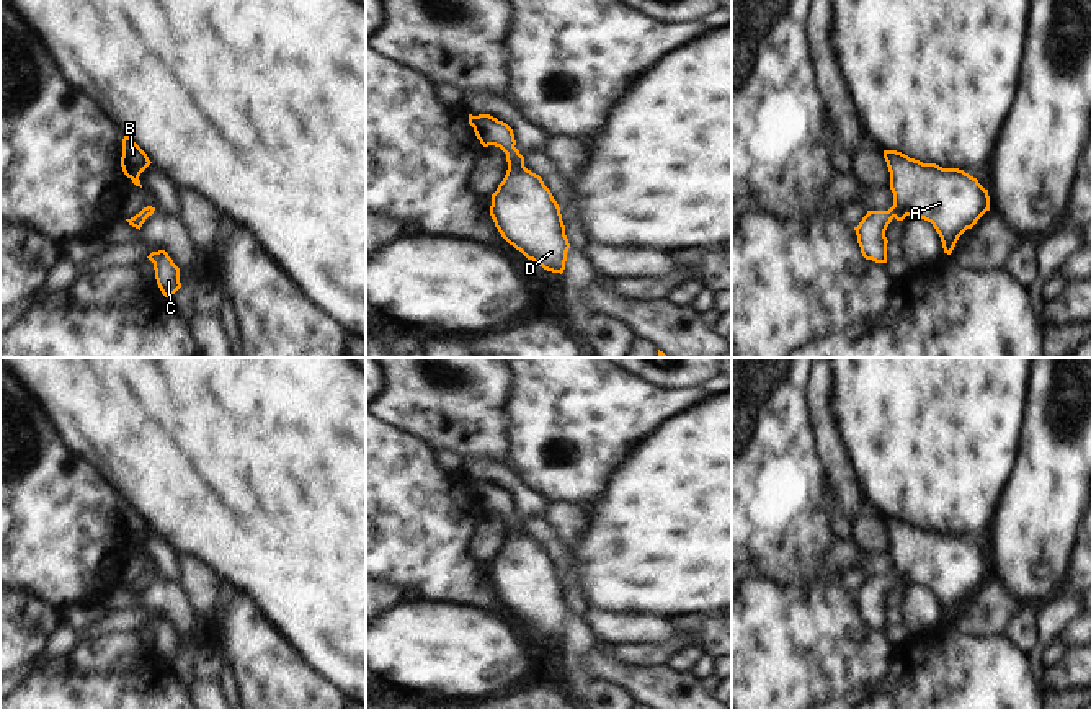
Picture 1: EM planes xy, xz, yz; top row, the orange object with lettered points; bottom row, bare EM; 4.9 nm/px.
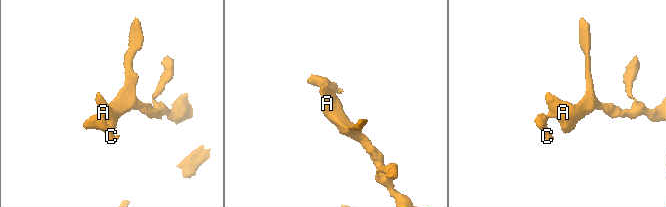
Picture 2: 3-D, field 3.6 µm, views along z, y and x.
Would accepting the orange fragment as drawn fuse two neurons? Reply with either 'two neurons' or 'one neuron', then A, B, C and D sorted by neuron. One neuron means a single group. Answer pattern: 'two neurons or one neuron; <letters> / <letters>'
one neuron; A B C D

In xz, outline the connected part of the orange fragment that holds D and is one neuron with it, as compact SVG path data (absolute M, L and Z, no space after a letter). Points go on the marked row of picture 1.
M469 114L469 124L483 147L495 145L506 154L508 170L492 194L490 216L501 237L528 260L552 273L563 273L570 248L560 207L542 178L524 167L524 157L514 147L513 129L490 114Z

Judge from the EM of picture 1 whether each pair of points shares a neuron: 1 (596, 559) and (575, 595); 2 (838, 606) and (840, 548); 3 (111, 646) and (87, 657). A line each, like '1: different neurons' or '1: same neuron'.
1: different neurons
2: different neurons
3: same neuron

